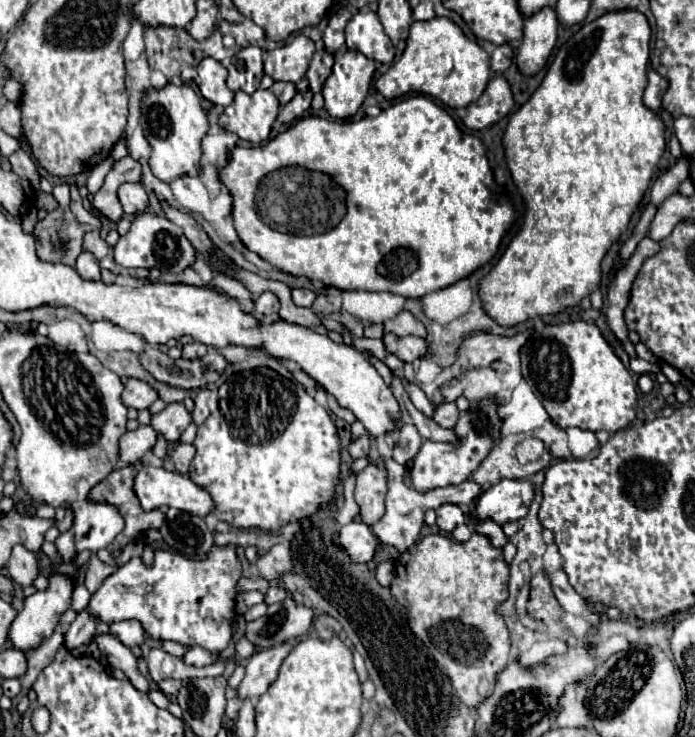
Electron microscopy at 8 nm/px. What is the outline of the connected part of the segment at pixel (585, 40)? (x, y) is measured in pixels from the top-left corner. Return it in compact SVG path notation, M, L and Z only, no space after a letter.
M633 8L605 12L597 20L583 24L581 30L575 32L559 48L551 66L547 68L547 74L545 74L541 86L509 118L507 130L503 136L503 144L505 144L505 152L507 152L507 166L511 170L513 182L517 184L517 188L525 200L527 212L525 212L521 232L511 240L511 244L507 246L507 250L501 256L501 260L497 262L497 266L481 280L481 286L479 286L479 296L485 304L483 306L485 312L489 316L493 316L499 324L515 326L515 324L519 324L527 318L539 316L539 314L557 314L565 306L577 306L583 300L583 296L589 296L599 286L599 282L601 282L601 260L603 260L605 252L609 250L609 246L621 236L621 232L625 232L625 228L631 220L631 214L635 212L643 194L647 192L653 170L655 170L661 154L665 152L665 124L651 108L645 108L645 104L643 104L643 92L645 92L645 84L647 84L647 64L649 64L649 40L651 40L651 26L649 26L645 14L641 14Z

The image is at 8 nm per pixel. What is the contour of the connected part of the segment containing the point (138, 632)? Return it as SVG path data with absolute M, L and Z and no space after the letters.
M123 620L123 622L113 622L109 630L115 638L119 638L125 646L139 646L143 642L143 628L137 620Z

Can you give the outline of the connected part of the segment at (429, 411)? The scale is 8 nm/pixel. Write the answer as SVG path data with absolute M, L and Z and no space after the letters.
M401 376L401 382L405 384L405 392L409 394L409 398L411 398L411 402L413 402L413 406L419 410L419 412L423 412L425 416L433 416L433 404L427 400L427 396L425 396L425 392L417 386L417 384L411 384L411 382L407 382L407 378L403 378Z

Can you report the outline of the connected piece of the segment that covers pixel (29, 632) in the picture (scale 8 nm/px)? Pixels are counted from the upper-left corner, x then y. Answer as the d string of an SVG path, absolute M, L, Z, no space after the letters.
M53 572L49 574L49 586L45 590L39 590L35 592L33 596L25 598L25 606L23 610L15 616L13 624L11 624L11 630L9 630L9 638L13 642L13 646L17 650L31 650L31 648L37 648L41 644L41 640L45 640L47 636L53 634L55 626L59 624L59 618L65 610L71 608L71 596L73 596L73 580L71 576L67 574L61 574L61 572Z

